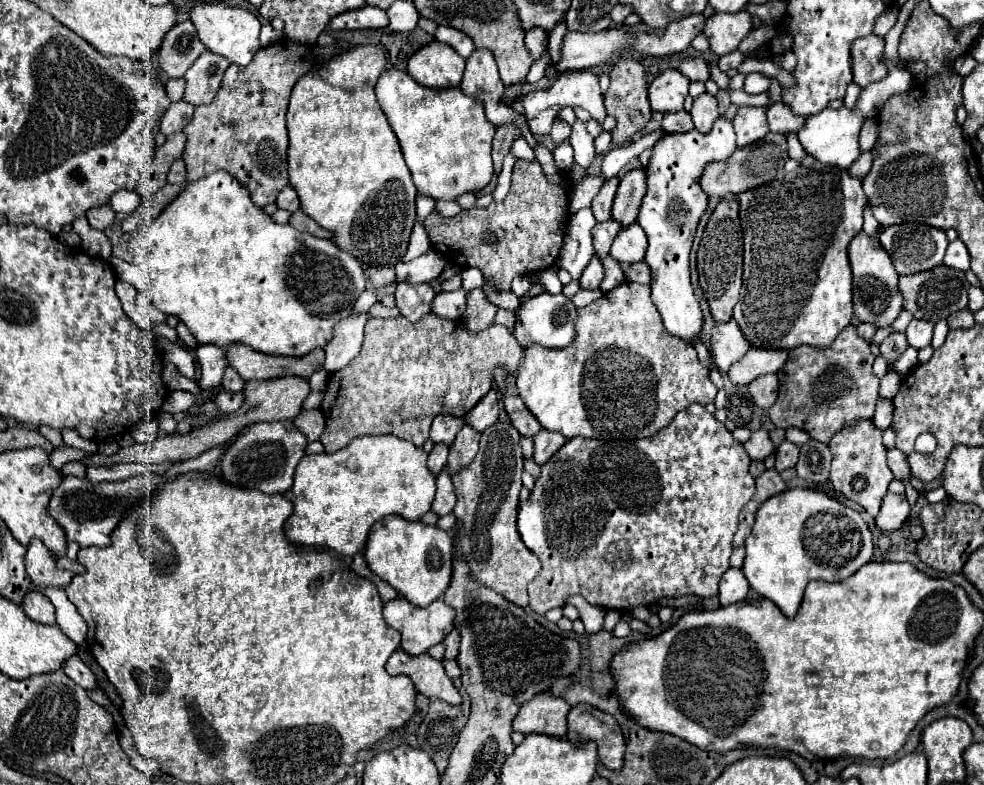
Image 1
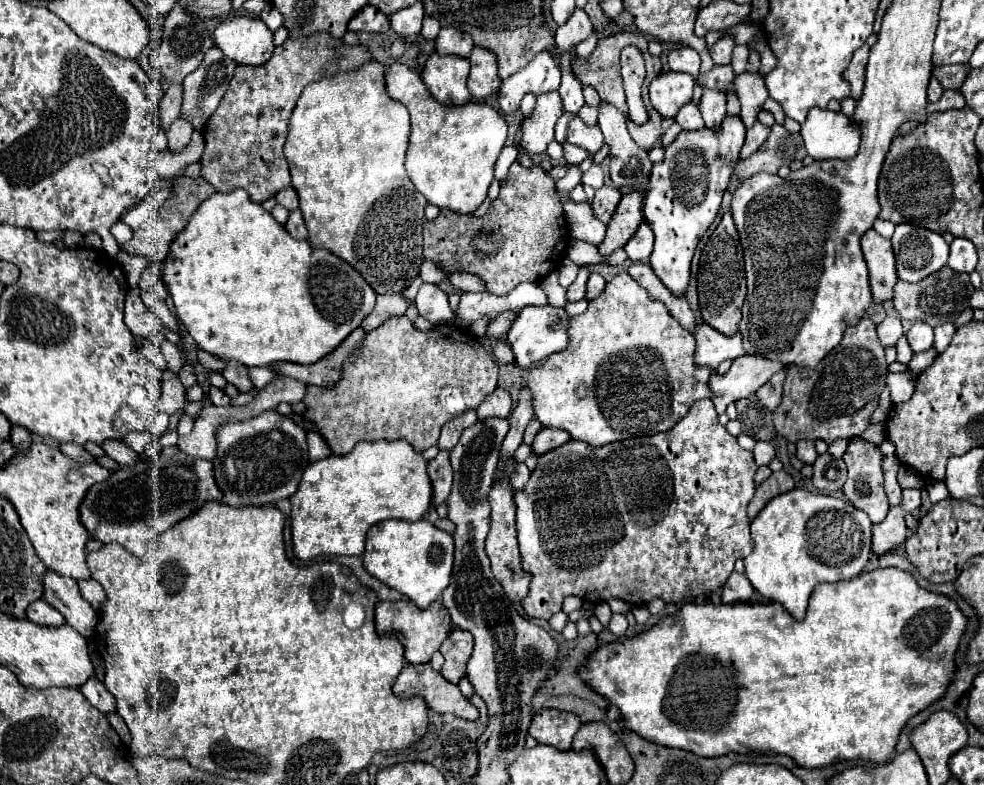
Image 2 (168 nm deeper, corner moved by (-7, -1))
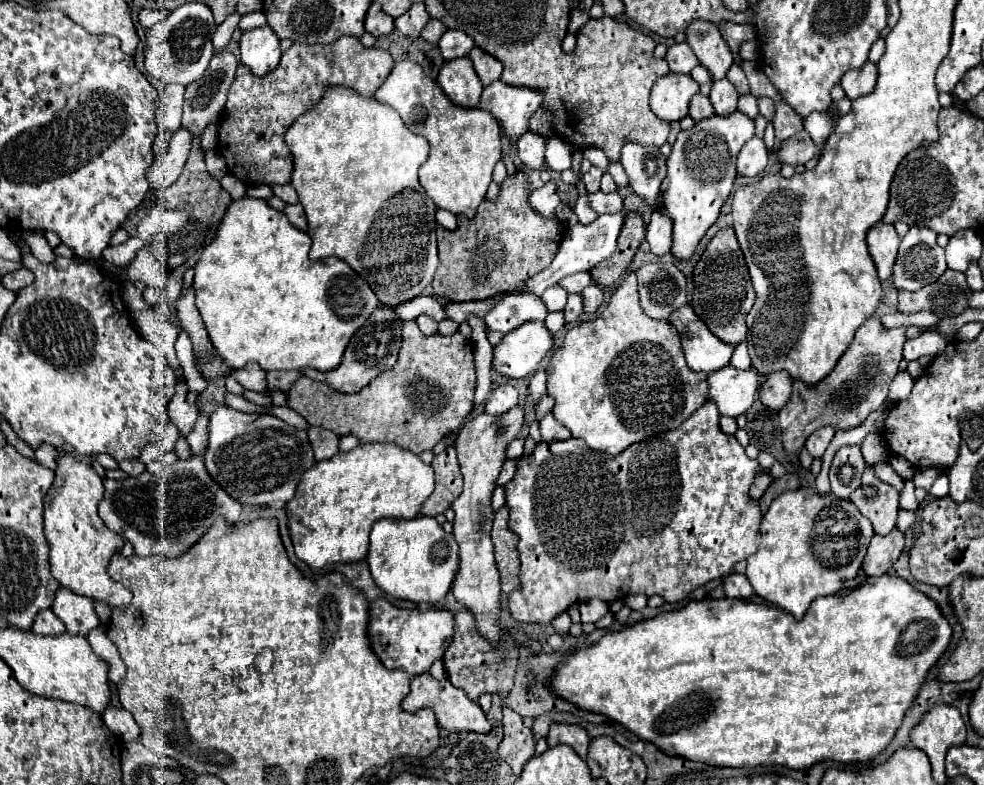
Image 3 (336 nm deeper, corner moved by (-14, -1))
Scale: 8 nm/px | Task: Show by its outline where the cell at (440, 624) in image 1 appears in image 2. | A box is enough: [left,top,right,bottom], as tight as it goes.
[375,598,451,664]

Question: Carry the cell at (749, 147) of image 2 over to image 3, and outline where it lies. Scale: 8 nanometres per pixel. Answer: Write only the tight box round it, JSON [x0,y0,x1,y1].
[738,136,768,176]

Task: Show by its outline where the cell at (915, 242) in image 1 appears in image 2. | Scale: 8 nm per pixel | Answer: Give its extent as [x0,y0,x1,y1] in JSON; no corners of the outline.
[893,224,949,282]

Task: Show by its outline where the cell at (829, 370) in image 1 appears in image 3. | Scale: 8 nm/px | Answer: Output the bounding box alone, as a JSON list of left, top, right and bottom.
[780,318,906,454]

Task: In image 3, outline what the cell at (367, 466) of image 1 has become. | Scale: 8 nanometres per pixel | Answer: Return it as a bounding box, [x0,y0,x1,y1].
[286,444,434,570]

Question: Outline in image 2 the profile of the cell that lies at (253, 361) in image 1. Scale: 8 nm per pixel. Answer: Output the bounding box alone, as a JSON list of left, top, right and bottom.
[273,326,365,388]

